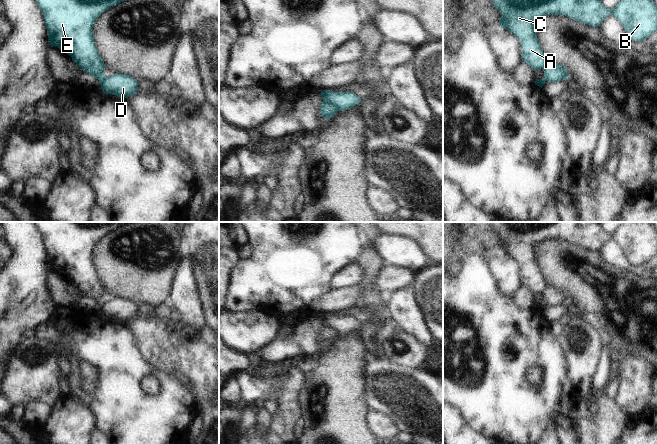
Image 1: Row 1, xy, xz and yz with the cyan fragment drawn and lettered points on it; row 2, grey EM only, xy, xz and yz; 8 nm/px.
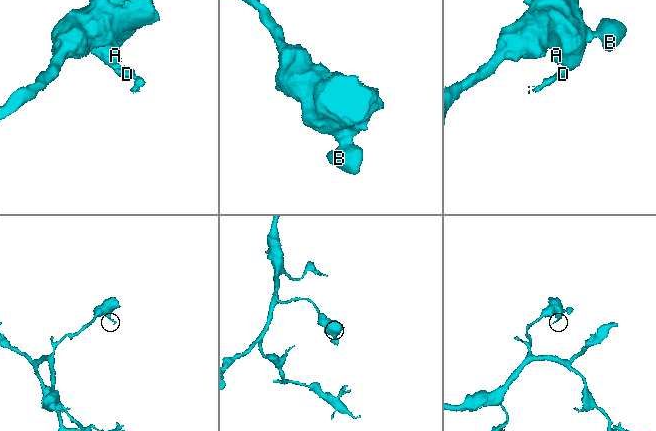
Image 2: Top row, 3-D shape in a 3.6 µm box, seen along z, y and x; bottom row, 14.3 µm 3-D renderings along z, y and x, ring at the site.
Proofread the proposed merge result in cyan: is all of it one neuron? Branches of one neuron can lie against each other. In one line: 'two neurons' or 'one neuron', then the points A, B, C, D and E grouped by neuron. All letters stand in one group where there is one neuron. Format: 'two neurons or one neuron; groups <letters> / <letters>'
two neurons; groups A B C E / D

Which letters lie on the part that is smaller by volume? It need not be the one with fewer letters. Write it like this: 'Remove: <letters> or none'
Remove: D

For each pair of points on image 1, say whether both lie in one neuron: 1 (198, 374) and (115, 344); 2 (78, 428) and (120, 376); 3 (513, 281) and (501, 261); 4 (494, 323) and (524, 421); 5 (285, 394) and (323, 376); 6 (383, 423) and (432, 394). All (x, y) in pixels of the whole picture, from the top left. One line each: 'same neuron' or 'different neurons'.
1: different neurons
2: different neurons
3: same neuron
4: same neuron
5: different neurons
6: different neurons

